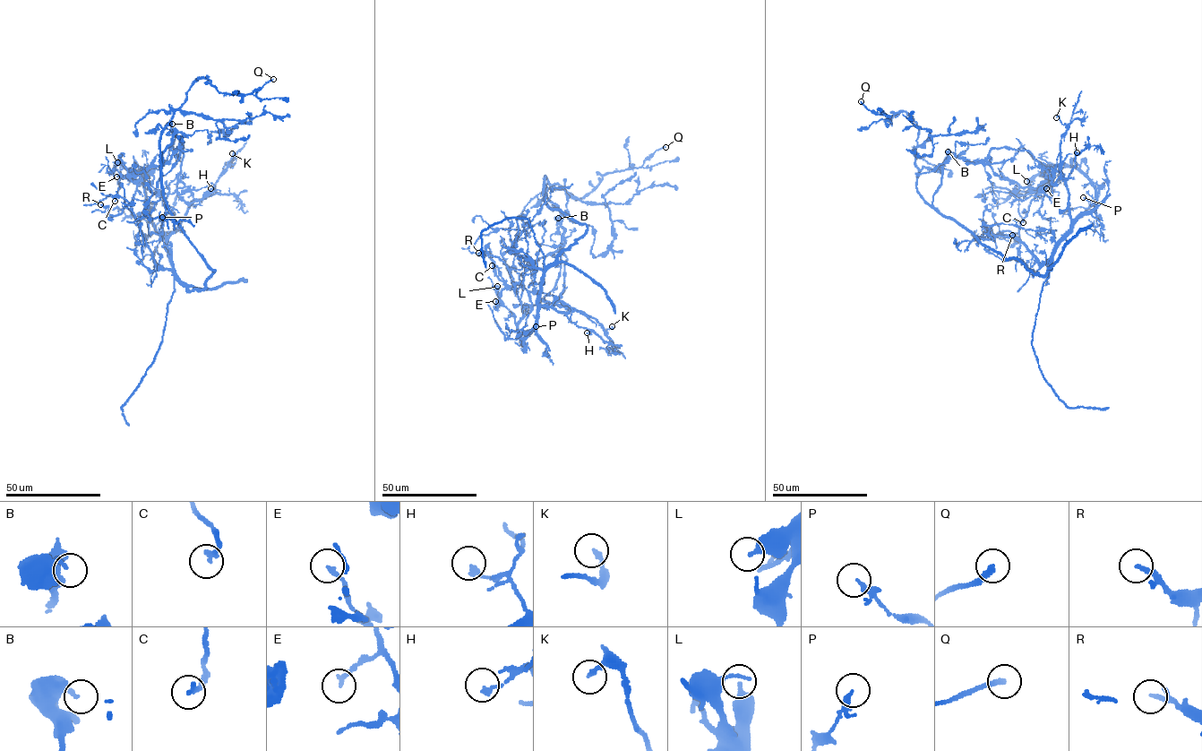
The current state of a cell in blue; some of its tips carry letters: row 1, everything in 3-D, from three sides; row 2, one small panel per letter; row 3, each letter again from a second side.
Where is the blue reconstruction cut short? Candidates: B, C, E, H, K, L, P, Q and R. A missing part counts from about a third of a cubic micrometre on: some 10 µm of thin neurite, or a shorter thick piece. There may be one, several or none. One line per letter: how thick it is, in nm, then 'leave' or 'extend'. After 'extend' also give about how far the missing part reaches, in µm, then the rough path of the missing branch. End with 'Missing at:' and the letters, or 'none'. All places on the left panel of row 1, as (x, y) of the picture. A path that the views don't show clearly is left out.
B: 160 nm | leave
C: 240 nm | leave
E: 180 nm | leave
H: 200 nm | leave
K: 170 nm | leave
L: 380 nm | leave
P: 150 nm | leave
Q: 240 nm | leave
R: 170 nm | leave
Missing at: none

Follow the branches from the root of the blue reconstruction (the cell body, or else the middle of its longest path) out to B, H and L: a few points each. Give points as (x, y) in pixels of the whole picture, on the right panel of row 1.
B: (989, 247), (955, 220), (945, 217), (932, 203), (933, 194), (941, 183), (942, 164), (955, 155), (948, 151)
H: (989, 247), (1007, 260), (1019, 259), (1033, 273), (1045, 274), (1056, 243), (1070, 229), (1066, 181), (1077, 152)
L: (989, 247), (1043, 275), (1056, 243), (1079, 217), (1094, 209), (1093, 183), (1075, 168), (1062, 168), (1026, 181)

